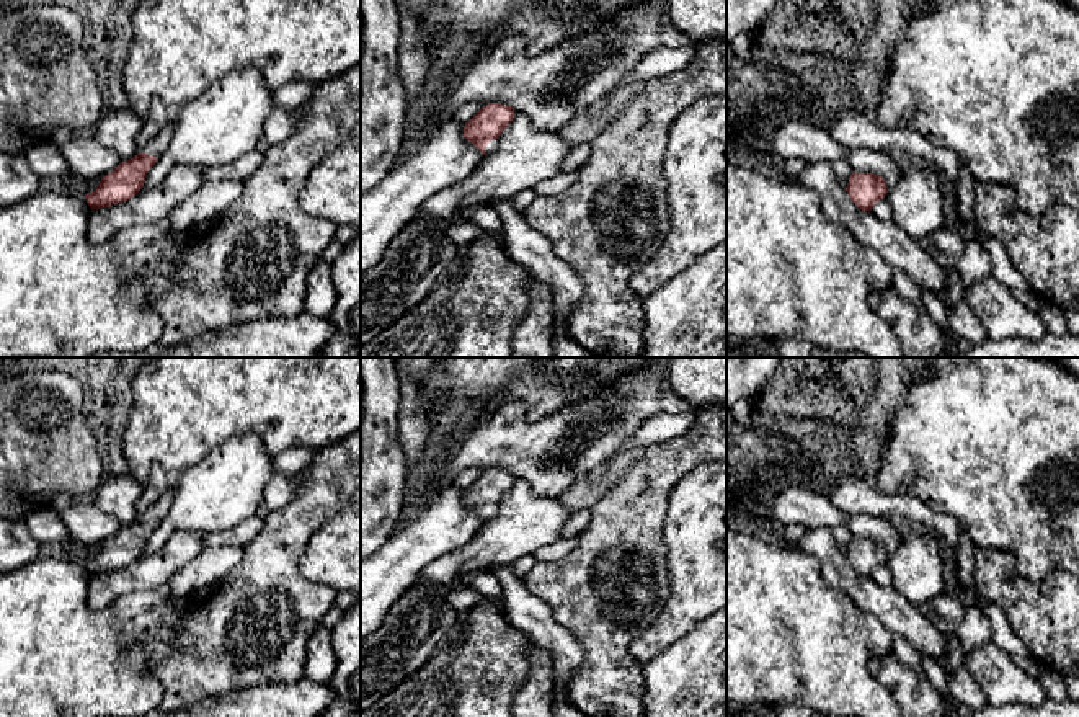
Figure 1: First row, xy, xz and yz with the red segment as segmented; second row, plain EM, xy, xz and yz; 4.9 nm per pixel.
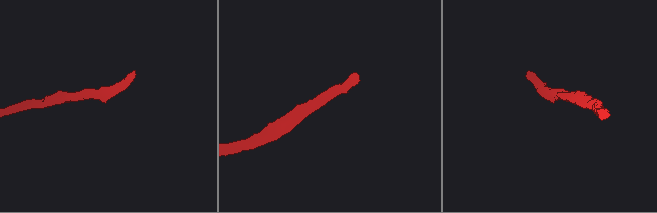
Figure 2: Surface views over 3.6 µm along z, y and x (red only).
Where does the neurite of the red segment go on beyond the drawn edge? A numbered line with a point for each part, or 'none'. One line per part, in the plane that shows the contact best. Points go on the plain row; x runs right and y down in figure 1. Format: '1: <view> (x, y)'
1: xy (160, 507)

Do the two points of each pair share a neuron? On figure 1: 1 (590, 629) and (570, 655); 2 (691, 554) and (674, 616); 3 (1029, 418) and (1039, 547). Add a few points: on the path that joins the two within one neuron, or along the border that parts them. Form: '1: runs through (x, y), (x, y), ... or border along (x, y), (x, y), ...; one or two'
1: border along (554, 614), (583, 649), (583, 660), (570, 680); two
2: runs through (689, 569), (689, 601); one
3: runs through (1022, 451), (1019, 484), (1039, 515); one

